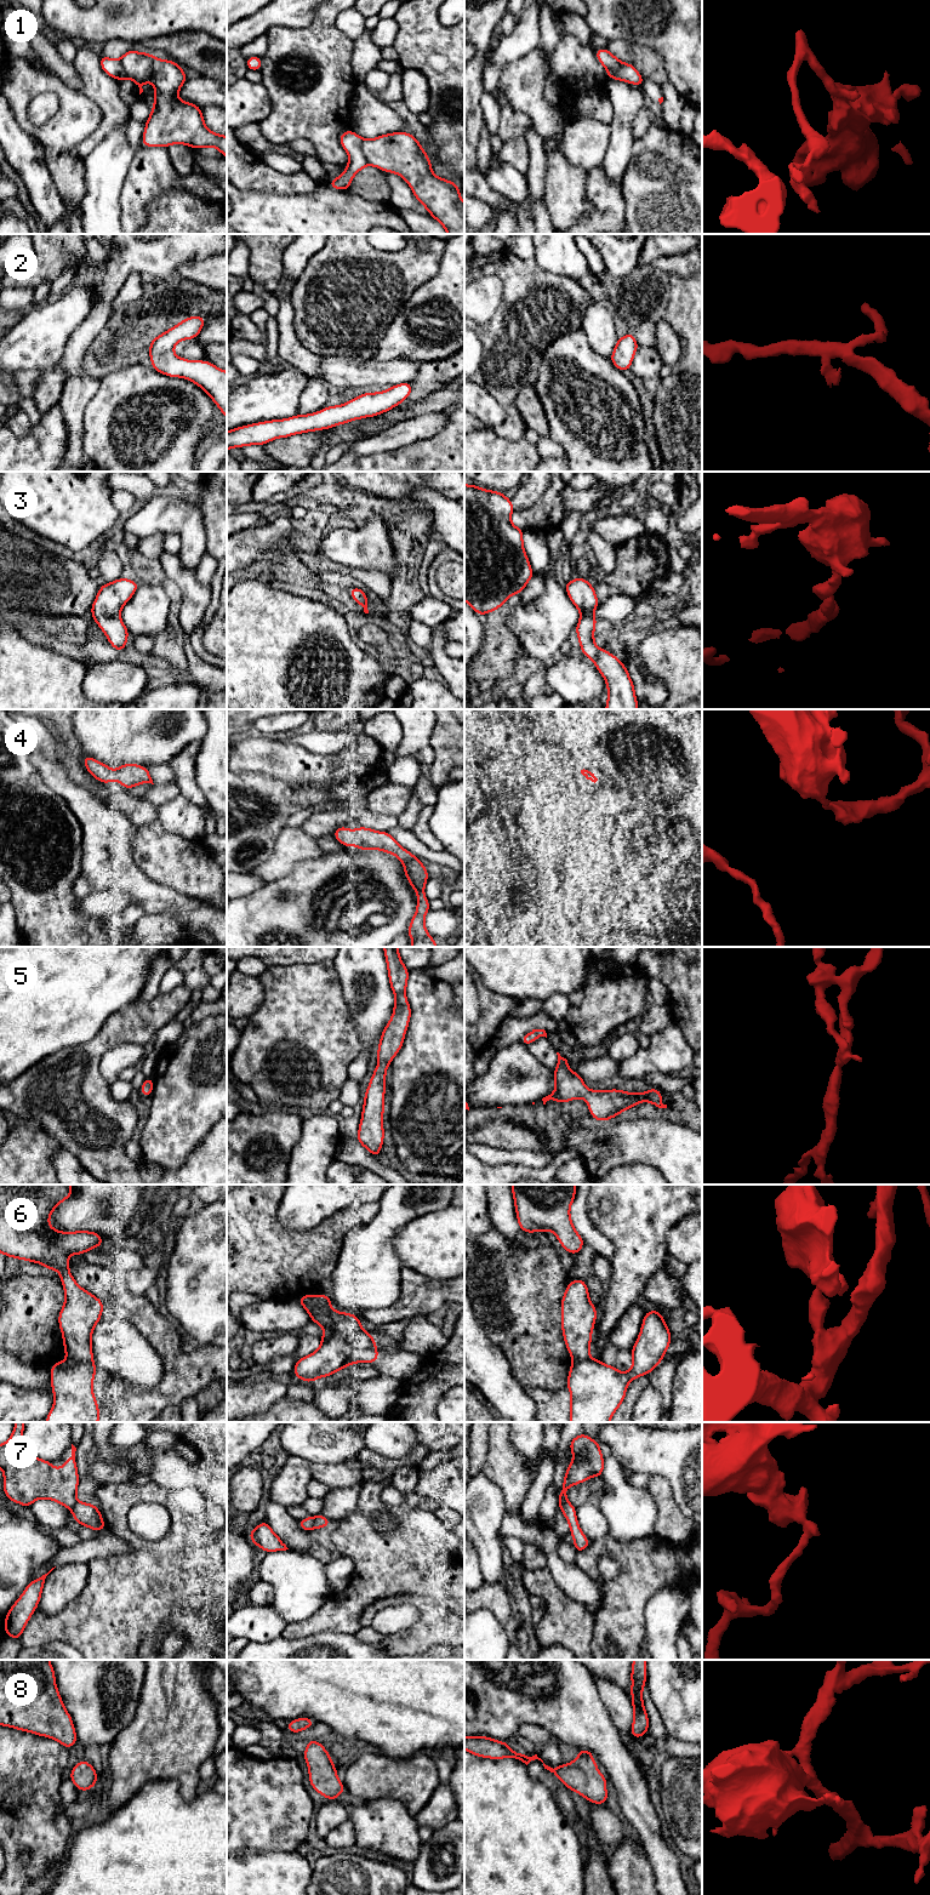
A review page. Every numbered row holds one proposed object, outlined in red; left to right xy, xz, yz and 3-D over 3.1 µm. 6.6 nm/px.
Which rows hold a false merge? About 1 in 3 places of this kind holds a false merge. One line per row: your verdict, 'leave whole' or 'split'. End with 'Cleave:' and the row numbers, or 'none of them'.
1: split
2: leave whole
3: leave whole
4: leave whole
5: leave whole
6: split
7: split
8: leave whole
Cleave: 1, 6, 7

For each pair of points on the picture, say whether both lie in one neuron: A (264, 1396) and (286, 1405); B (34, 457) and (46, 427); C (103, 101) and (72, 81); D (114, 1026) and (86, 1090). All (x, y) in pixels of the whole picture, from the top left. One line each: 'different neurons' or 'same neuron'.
A: different neurons
B: same neuron
C: different neurons
D: same neuron

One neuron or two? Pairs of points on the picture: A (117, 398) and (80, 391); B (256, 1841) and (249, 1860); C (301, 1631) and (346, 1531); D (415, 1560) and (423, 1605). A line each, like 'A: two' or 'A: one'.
A: two
B: two
C: one
D: two

